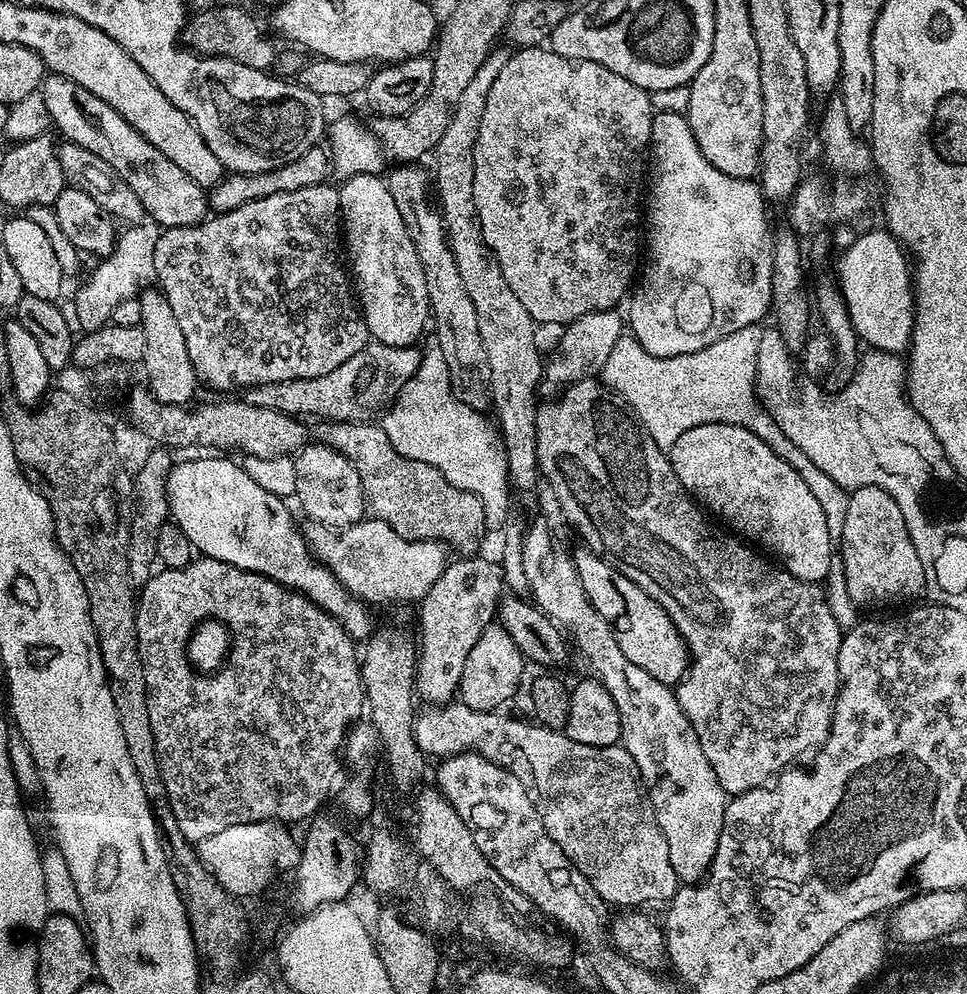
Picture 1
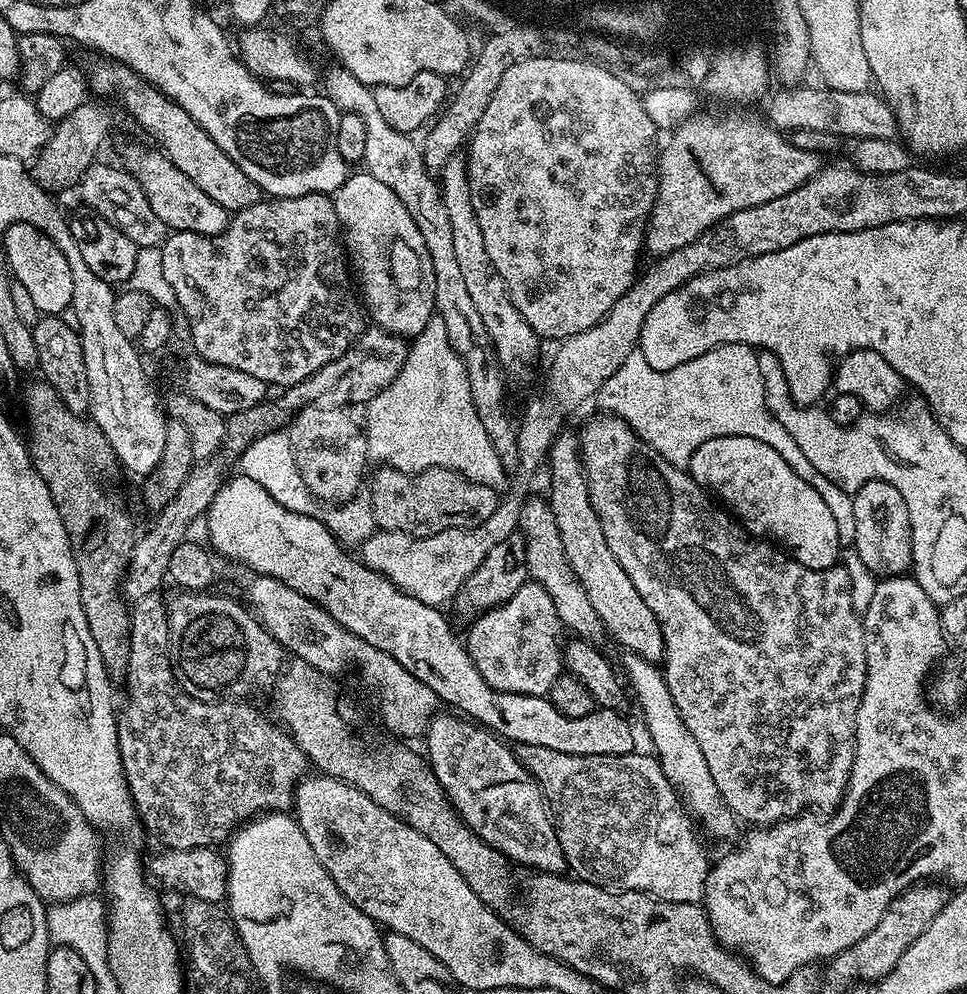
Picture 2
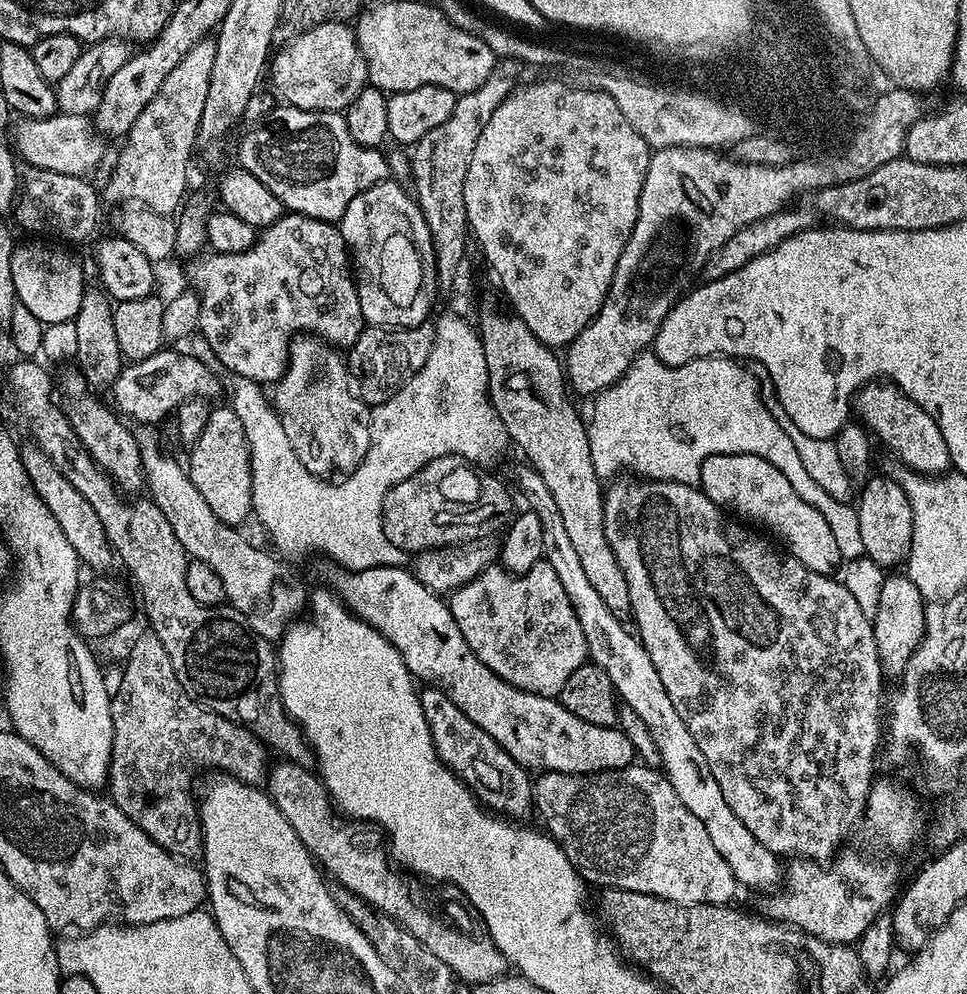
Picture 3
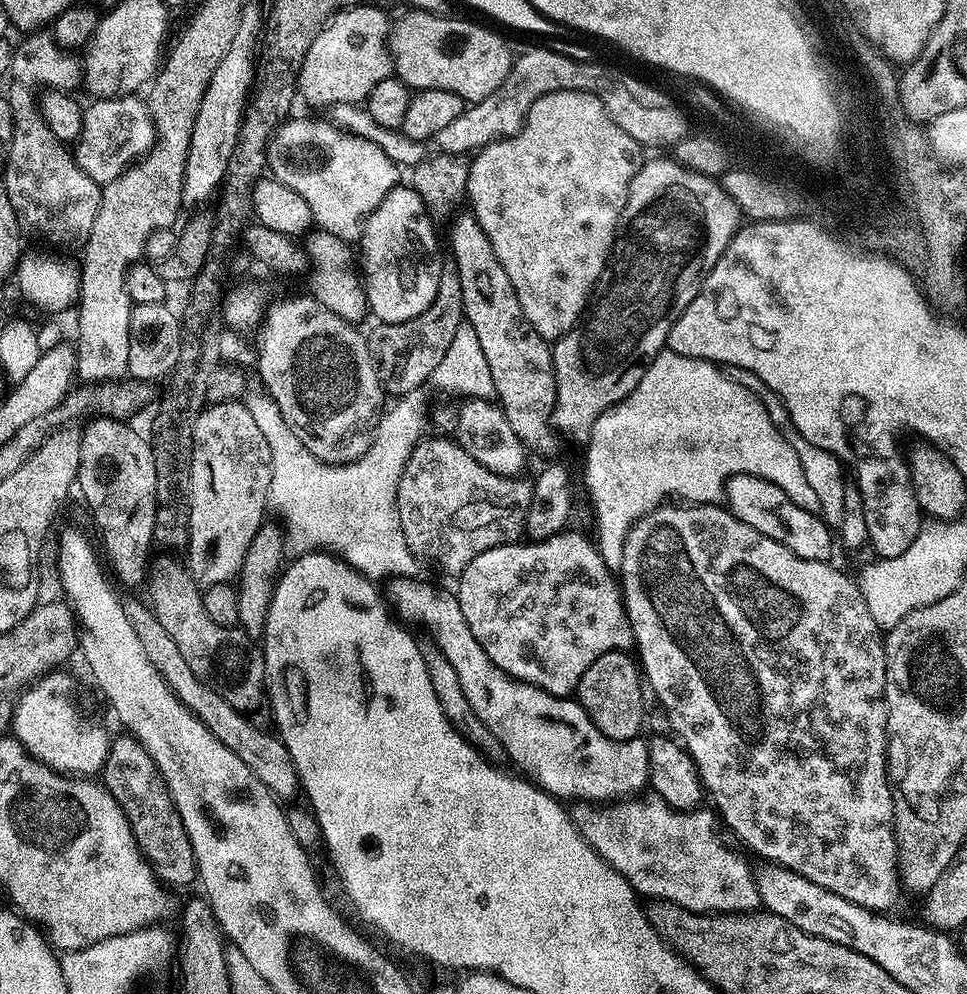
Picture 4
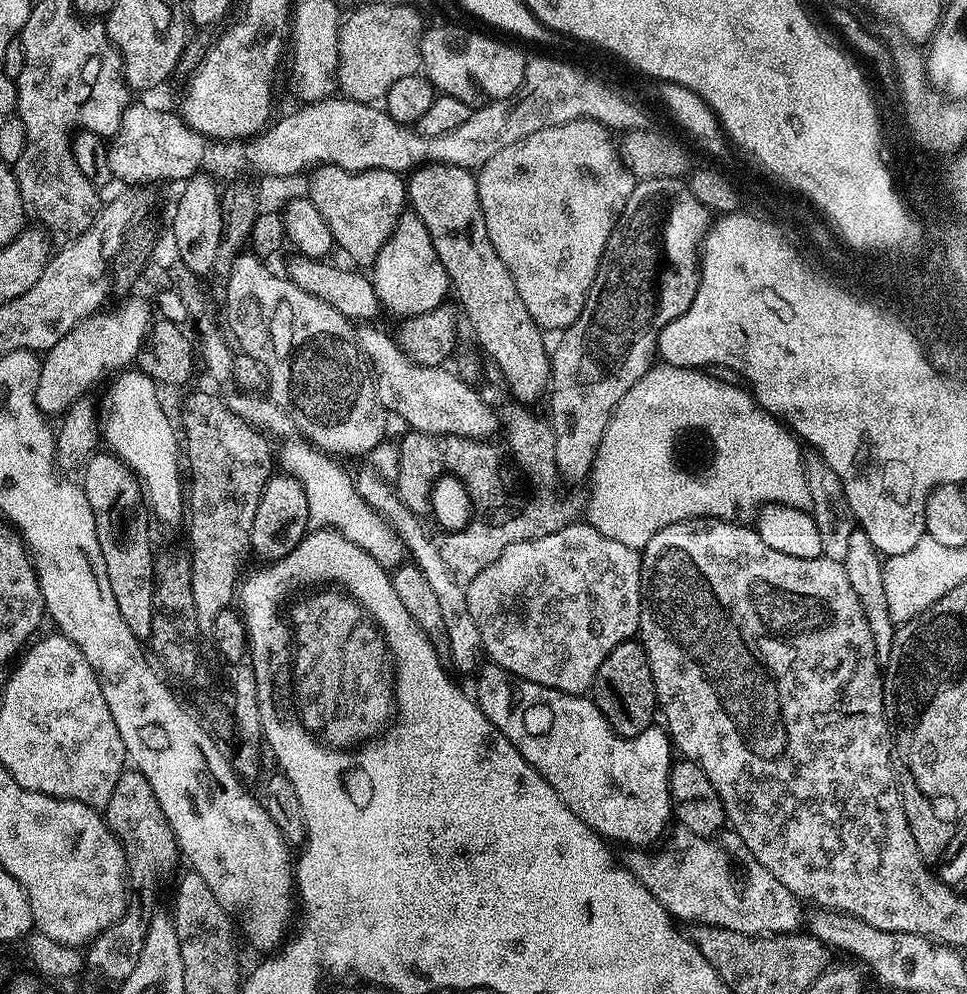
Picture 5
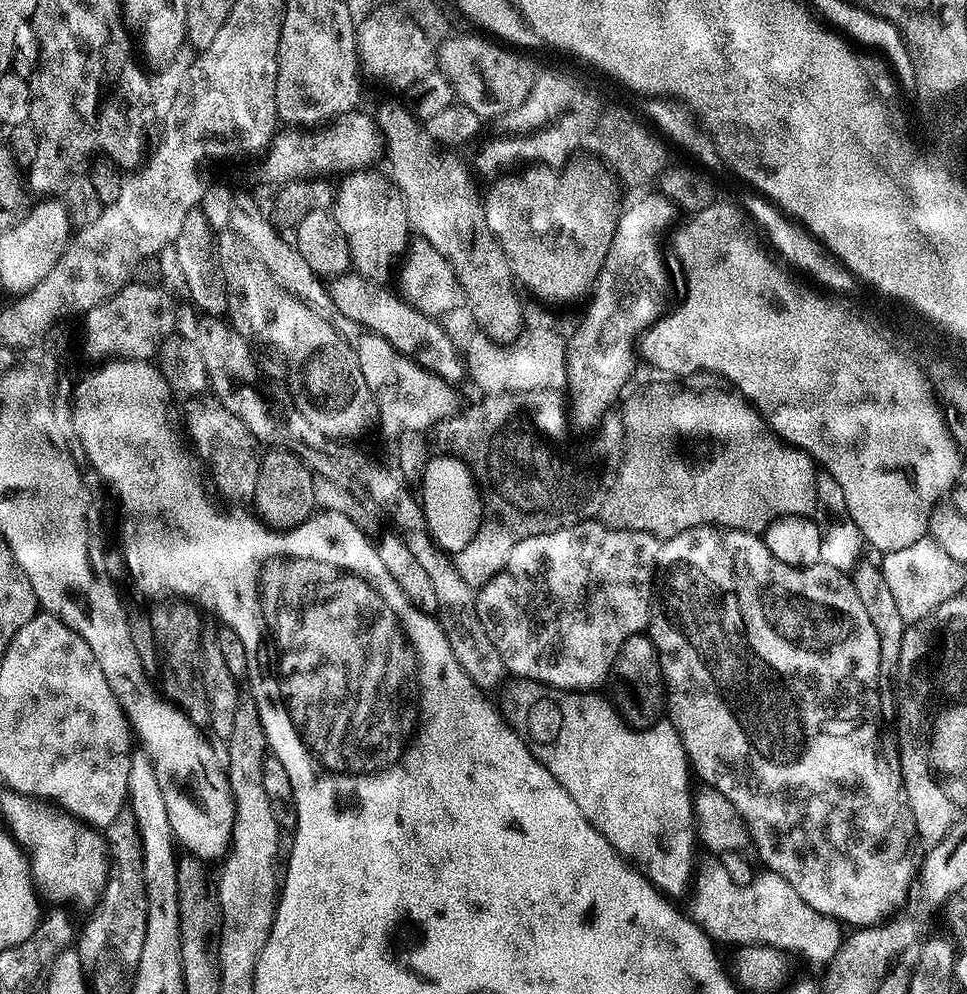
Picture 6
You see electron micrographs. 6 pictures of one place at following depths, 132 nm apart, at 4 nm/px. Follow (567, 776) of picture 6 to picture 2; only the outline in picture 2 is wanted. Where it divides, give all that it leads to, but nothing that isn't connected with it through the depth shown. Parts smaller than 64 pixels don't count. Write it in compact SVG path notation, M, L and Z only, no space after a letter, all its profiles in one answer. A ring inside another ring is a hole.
M242 474L229 475L226 482L221 483L216 489L216 496L212 499L211 507L206 513L206 521L208 520L208 532L212 535L211 547L215 549L221 557L229 556L232 560L237 560L240 564L245 564L248 570L261 576L269 576L275 580L281 580L286 586L290 586L294 590L298 590L298 594L306 594L306 598L313 600L318 606L322 606L322 610L326 610L326 614L330 614L330 618L334 618L334 622L338 622L350 634L354 634L358 638L362 638L362 642L370 642L370 646L378 646L378 650L386 650L386 654L390 654L390 658L394 658L406 670L410 670L410 674L414 674L414 678L418 678L418 682L426 682L426 686L430 686L430 690L434 690L434 694L445 705L449 704L449 709L455 710L457 713L463 714L467 719L476 721L490 732L496 733L497 736L505 741L511 742L513 745L530 744L532 746L550 746L550 750L562 750L562 754L598 754L599 756L621 756L627 752L633 751L632 744L632 728L623 720L621 713L615 708L597 707L595 712L586 714L582 718L575 720L574 718L566 718L566 714L558 714L558 710L554 710L552 703L542 696L523 696L522 694L514 694L513 692L499 692L494 690L486 682L486 678L482 678L482 674L478 674L478 666L474 666L474 662L470 658L465 641L456 637L454 629L448 625L448 620L443 616L439 607L427 604L426 602L418 602L418 598L414 598L410 594L406 594L398 586L394 586L394 582L390 582L382 575L381 572L375 572L373 568L368 568L364 565L364 561L352 556L347 547L341 544L339 540L333 536L332 531L324 525L323 519L316 516L308 516L307 514L298 514L294 510L286 510L286 506L282 506L278 502L274 502L274 498L270 498L270 494L266 494L266 490L262 490L262 486L258 486L258 482L254 482L254 478L246 478Z

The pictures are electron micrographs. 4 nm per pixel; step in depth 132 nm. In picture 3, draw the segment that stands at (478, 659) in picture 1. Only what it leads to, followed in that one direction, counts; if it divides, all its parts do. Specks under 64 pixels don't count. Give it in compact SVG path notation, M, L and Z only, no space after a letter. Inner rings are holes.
M545 562L519 574L510 573L499 566L489 566L470 583L451 593L447 606L454 614L454 622L458 622L458 630L462 630L462 638L466 638L469 650L483 664L490 666L494 674L516 688L539 696L559 697L562 686L566 686L566 678L570 678L570 674L574 674L574 670L589 659L586 634L582 634L574 606L570 606L570 598L566 590L562 590L558 574L554 574L554 570Z

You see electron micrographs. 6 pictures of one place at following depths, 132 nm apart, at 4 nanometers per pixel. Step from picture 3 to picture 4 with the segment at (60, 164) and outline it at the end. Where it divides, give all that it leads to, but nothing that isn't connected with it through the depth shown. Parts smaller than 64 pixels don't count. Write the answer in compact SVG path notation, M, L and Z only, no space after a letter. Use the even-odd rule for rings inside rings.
M139 95L122 96L115 100L93 99L91 103L89 108L87 105L83 109L84 121L80 137L74 144L74 155L76 165L94 183L103 186L118 178L139 157L152 149L156 131L152 125L152 115L148 113L148 105Z

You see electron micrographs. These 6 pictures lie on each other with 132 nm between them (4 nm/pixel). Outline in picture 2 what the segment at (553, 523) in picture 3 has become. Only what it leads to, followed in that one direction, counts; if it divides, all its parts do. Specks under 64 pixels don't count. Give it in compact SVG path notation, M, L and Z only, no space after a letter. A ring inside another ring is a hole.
M625 651L623 655L622 672L630 685L635 703L637 700L641 710L644 711L644 724L648 727L648 736L652 739L653 746L656 747L654 755L660 762L660 769L672 783L676 795L682 798L687 809L698 820L700 818L703 826L714 839L735 841L738 817L730 810L730 806L726 806L726 798L722 798L722 790L718 790L718 782L714 782L714 777L710 774L710 766L706 766L702 746L694 742L678 706L674 706L674 698L670 694L670 686L664 680L663 671L638 654Z

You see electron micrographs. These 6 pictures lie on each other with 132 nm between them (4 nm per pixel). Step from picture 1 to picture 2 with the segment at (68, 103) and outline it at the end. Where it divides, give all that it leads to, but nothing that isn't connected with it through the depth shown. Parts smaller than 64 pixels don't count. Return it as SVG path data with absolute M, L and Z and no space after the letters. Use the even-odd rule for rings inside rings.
M132 144L125 150L122 164L127 172L136 177L154 214L165 223L168 230L207 236L216 236L226 230L230 213L202 194L202 190L198 190L198 186L194 186L194 182L190 182L190 178L182 174L182 170L178 170L178 166L174 166L174 162L170 162L163 152L147 152L142 145Z

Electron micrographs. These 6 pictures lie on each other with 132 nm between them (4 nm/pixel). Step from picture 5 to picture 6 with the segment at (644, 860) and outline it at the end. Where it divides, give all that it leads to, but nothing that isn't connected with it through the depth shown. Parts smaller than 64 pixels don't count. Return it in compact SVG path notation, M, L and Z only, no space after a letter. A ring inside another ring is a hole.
M708 864L699 869L696 897L690 915L717 945L760 944L764 948L778 948L785 954L793 952L812 964L827 966L840 950L842 925L832 916L823 916L806 906L798 890L778 874L764 870L761 876L736 884L732 872L724 864Z

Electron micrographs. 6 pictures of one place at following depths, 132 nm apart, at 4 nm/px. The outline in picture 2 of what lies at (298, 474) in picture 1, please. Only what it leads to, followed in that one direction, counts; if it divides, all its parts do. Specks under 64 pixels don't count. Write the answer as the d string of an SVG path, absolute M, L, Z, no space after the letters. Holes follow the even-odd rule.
M332 406L304 408L292 417L286 434L290 438L298 474L302 474L302 482L306 482L308 493L320 502L343 502L357 495L361 491L360 483L363 480L365 483L364 467L370 464L368 437L365 429L361 425L359 428L344 413L347 411L343 407L328 407Z

